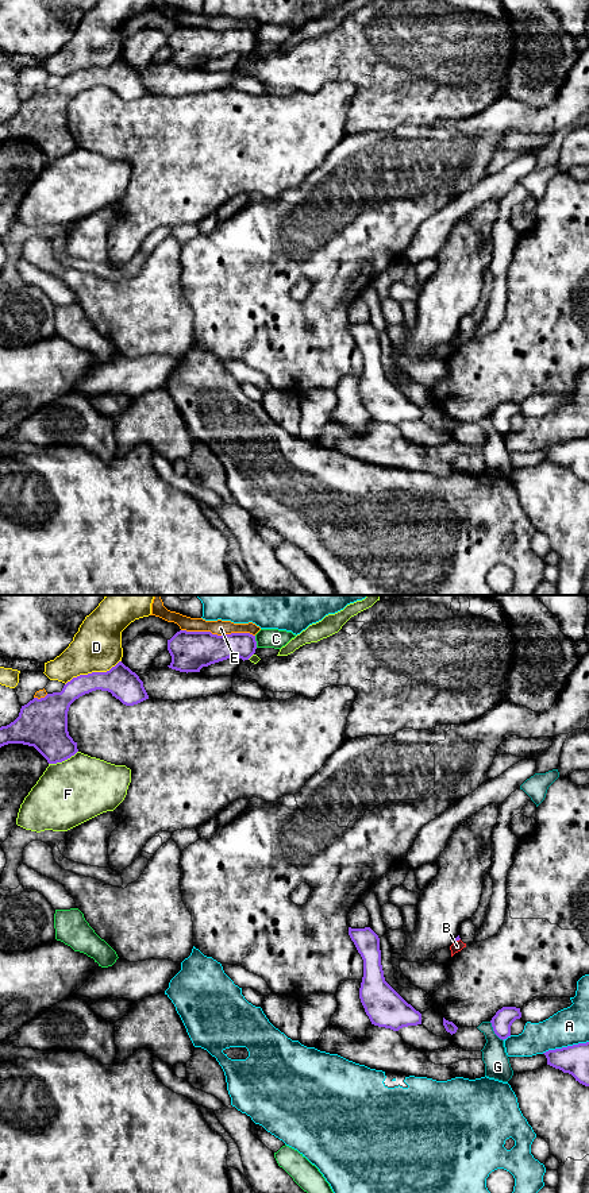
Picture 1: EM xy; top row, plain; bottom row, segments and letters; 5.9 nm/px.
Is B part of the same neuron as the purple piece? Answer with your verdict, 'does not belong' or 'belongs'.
does not belong

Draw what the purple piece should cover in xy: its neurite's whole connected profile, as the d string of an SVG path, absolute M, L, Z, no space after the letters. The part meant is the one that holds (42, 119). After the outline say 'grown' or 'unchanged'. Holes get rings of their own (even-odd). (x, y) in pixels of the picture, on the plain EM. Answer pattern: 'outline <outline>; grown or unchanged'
outline M119 57L107 67L80 70L68 77L61 88L34 93L22 101L19 112L0 123L0 143L8 139L34 142L49 159L70 154L78 144L68 127L69 103L80 92L96 85L111 88L126 101L149 94L139 72Z; unchanged

